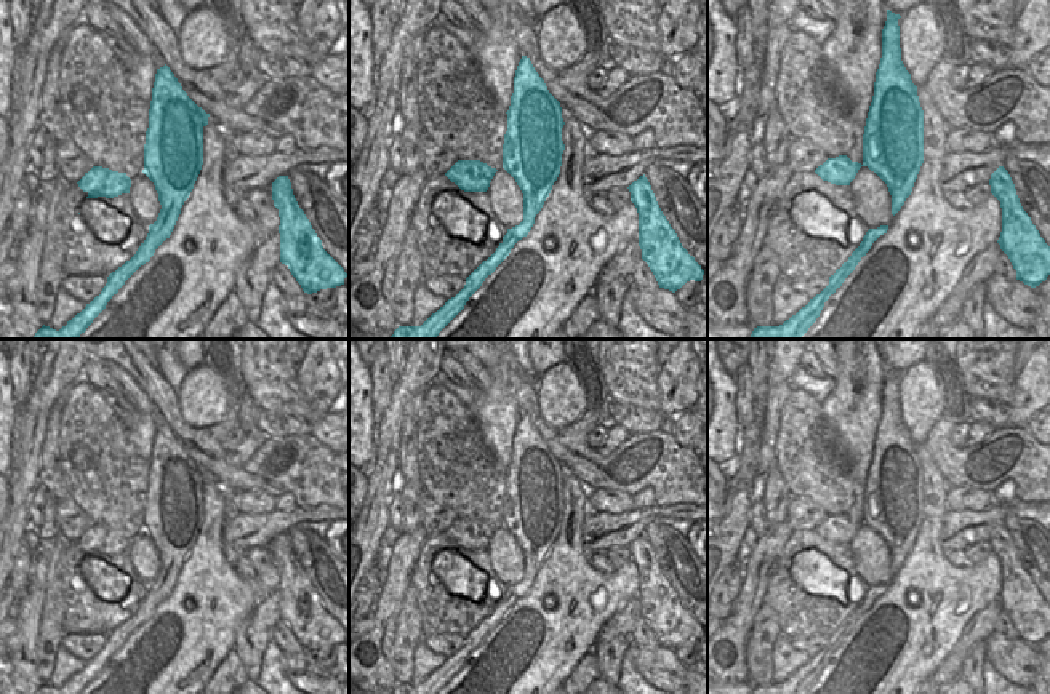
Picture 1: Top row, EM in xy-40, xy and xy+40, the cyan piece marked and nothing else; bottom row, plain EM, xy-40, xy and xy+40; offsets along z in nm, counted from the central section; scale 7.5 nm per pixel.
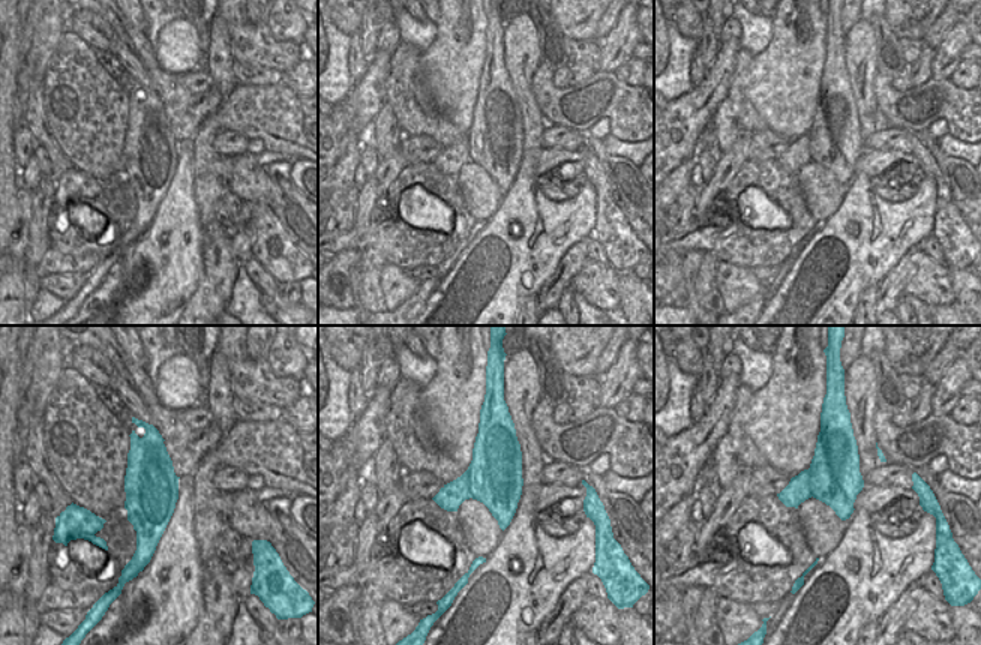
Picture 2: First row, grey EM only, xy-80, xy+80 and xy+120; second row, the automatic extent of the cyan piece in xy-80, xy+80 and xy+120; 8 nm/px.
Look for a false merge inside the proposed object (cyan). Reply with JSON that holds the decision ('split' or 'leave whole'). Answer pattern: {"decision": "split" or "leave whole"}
{"decision": "split"}

